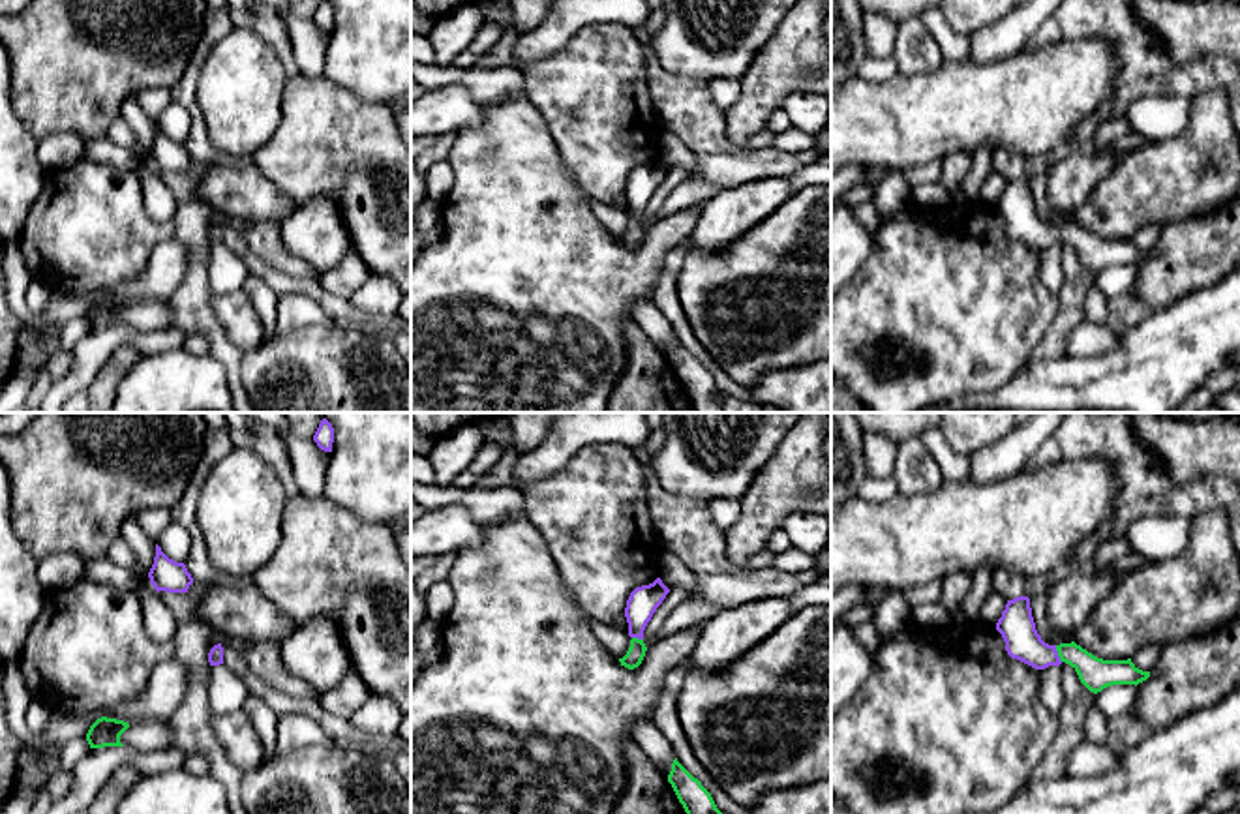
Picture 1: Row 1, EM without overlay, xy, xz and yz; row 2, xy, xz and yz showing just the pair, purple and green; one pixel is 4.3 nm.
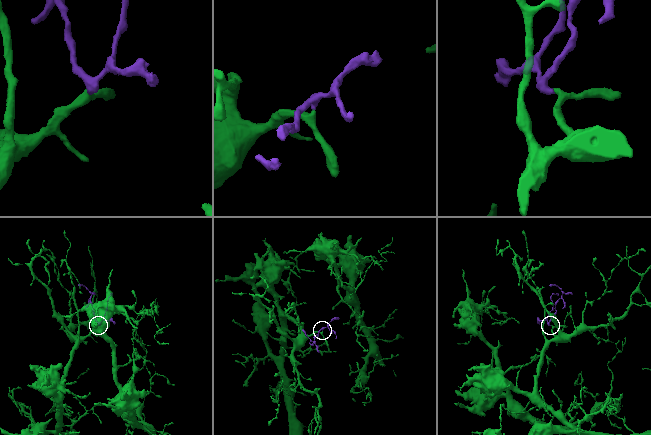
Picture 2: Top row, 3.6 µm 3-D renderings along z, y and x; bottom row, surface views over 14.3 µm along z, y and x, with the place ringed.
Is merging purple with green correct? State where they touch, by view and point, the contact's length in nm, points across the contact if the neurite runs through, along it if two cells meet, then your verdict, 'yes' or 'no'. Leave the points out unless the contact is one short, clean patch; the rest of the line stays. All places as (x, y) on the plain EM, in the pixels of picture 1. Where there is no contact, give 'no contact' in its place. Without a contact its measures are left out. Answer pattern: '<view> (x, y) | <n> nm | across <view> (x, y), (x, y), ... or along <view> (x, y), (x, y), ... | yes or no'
yz (1057, 233) | 80 nm | across yz (1017, 207), (1043, 233), (1057, 233), (1075, 235), (1096, 254) | yes

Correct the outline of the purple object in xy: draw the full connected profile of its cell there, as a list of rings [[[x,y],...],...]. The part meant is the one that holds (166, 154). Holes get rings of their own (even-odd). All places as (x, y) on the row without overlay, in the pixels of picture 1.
[[[158,124],[148,158],[158,173],[188,173],[189,165],[193,163],[193,158],[188,152],[186,144],[169,139]]]

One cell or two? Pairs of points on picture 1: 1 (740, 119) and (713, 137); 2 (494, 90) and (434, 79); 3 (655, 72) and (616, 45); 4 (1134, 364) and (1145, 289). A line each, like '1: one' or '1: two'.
1: two
2: one
3: two
4: two

